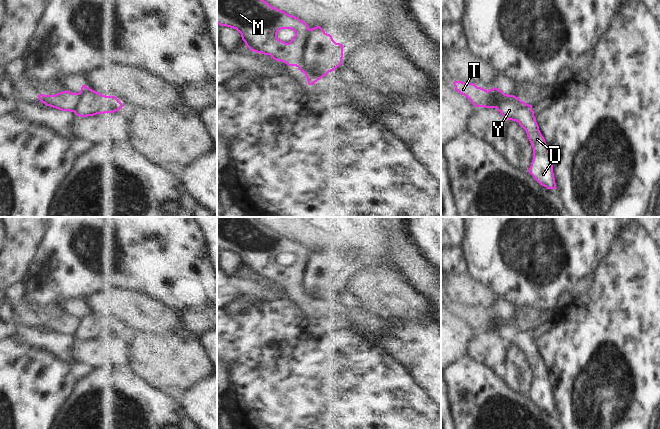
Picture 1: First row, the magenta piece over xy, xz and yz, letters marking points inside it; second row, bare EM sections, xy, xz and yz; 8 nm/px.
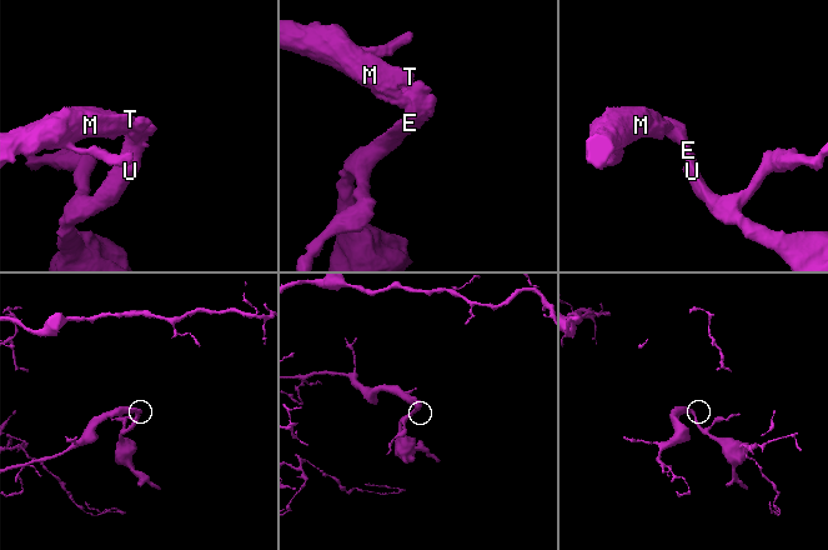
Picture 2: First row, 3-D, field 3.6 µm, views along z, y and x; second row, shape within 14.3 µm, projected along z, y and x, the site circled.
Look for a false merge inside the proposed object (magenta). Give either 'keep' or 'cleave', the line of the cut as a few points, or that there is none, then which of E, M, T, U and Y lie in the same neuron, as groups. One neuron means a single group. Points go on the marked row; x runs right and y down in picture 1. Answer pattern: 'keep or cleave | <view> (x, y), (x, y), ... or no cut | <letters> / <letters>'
cleave | yz (485, 91), (488, 98), (494, 92), (500, 92), (505, 97) | E U Y / M T

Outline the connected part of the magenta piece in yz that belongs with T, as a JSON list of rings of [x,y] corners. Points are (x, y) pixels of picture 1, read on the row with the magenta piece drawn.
[[[462,81],[453,82],[455,90],[467,97],[475,107],[495,108],[505,97],[502,93],[494,92],[490,99],[486,96],[485,89],[473,83]]]

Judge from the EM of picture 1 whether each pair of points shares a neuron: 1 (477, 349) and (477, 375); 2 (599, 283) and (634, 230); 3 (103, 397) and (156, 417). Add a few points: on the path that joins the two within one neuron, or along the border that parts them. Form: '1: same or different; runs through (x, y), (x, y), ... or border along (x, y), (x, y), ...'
1: different; border along (468, 354), (474, 360), (481, 361), (499, 370)
2: same; runs through (612, 270), (633, 249), (633, 243)
3: same; runs through (116, 388), (136, 398), (143, 405)

